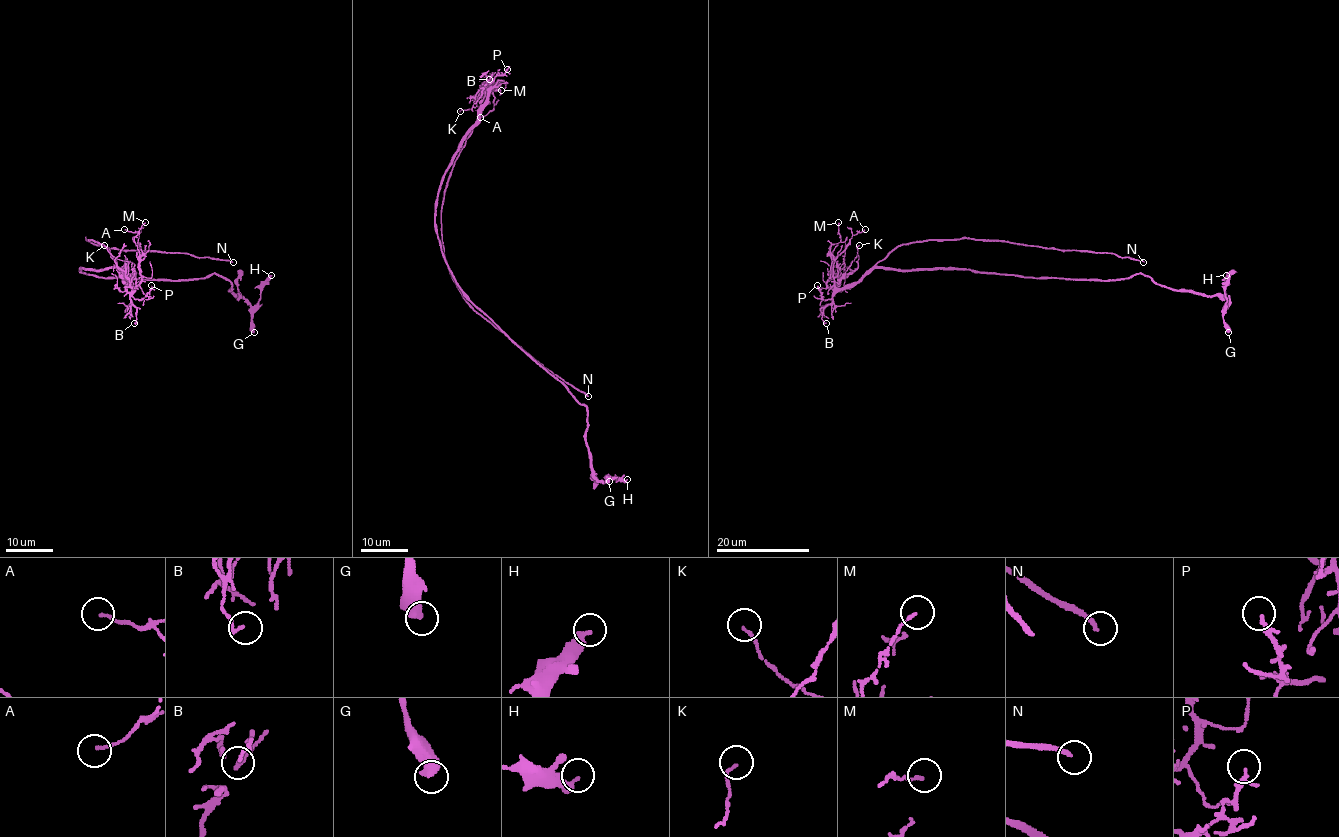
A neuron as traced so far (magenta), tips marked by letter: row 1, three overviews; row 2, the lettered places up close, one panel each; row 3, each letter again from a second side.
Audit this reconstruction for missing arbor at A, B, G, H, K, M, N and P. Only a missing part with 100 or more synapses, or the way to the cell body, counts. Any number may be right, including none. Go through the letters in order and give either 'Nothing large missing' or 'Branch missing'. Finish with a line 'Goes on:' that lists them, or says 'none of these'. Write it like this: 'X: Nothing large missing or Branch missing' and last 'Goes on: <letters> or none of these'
A: Nothing large missing
B: Nothing large missing
G: Nothing large missing
H: Nothing large missing
K: Nothing large missing
M: Nothing large missing
N: Branch missing
P: Nothing large missing
Goes on: N

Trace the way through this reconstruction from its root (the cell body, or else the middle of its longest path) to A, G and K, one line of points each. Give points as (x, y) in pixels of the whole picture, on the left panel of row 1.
A: (85, 269), (117, 268), (122, 277), (135, 288), (141, 280), (138, 235), (124, 229)
G: (85, 269), (80, 270), (100, 277), (195, 280), (221, 275), (230, 282), (230, 290), (250, 306), (254, 332)
K: (85, 269), (117, 268), (134, 289), (129, 284), (134, 264), (116, 259), (104, 245)

